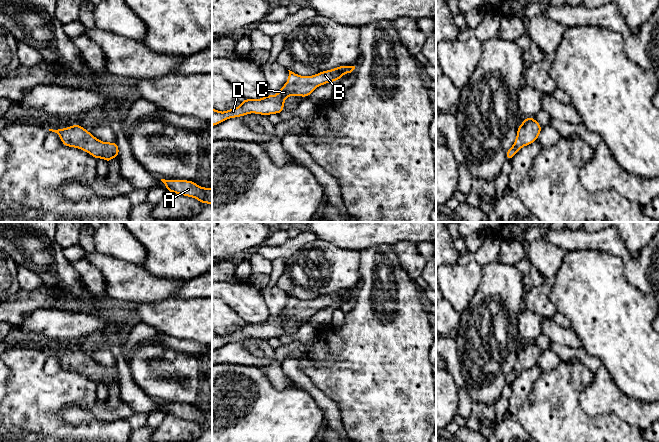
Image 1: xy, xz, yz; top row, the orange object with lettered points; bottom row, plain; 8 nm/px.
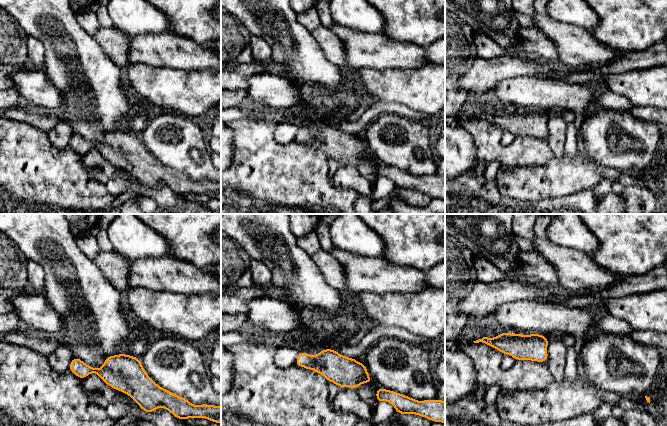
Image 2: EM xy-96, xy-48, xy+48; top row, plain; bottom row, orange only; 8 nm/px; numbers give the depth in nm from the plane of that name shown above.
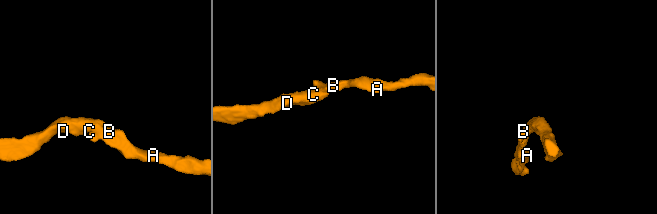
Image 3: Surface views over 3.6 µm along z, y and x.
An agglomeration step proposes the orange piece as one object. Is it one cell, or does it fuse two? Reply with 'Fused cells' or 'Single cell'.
Single cell

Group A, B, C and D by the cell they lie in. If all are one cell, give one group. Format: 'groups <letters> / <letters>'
groups A B C D

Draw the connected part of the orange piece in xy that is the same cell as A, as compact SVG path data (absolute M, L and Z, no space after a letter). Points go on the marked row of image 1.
M161 179L165 184L168 192L175 194L192 197L197 199L200 203L212 204L212 188L203 188L196 184L194 181L189 180L174 180L174 179Z

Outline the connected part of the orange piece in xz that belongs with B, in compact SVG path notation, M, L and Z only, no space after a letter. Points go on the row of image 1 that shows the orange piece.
M342 65L331 70L321 71L313 76L300 76L288 70L287 83L281 87L276 95L268 94L260 99L245 98L239 107L225 112L212 108L212 127L227 119L242 117L250 113L265 116L279 114L284 111L284 102L288 96L309 97L318 86L339 81L344 74L349 74L354 69L355 66Z

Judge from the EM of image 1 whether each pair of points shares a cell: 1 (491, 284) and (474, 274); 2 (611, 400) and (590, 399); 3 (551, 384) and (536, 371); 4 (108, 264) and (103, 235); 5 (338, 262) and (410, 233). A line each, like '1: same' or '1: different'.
1: different
2: same
3: different
4: different
5: different

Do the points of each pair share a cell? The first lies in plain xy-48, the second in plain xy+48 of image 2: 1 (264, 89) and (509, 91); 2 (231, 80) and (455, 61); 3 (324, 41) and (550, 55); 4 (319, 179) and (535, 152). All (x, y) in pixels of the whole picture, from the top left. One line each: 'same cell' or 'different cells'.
1: same cell
2: different cells
3: same cell
4: same cell

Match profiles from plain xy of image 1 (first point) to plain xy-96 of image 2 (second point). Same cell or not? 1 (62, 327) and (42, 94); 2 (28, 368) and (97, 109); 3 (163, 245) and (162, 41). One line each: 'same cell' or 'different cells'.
1: same cell
2: different cells
3: different cells

